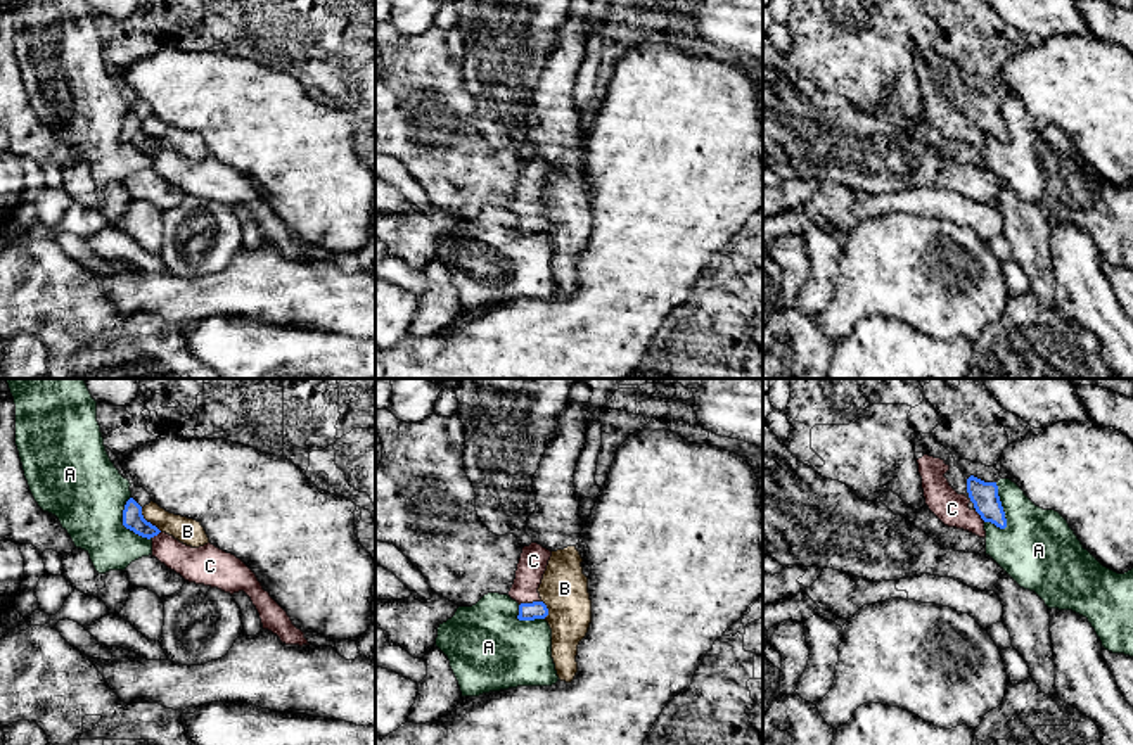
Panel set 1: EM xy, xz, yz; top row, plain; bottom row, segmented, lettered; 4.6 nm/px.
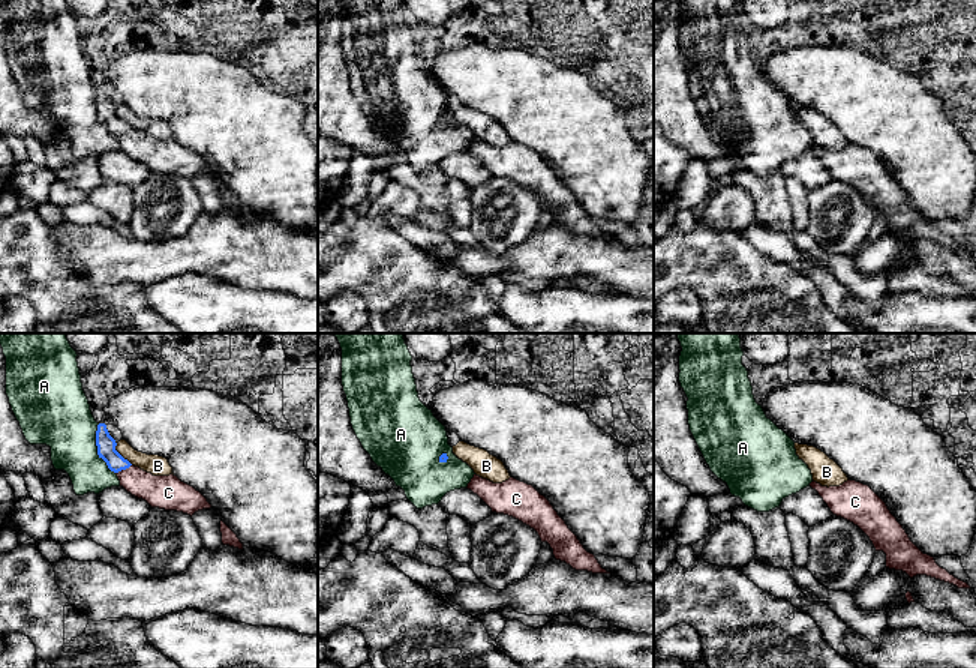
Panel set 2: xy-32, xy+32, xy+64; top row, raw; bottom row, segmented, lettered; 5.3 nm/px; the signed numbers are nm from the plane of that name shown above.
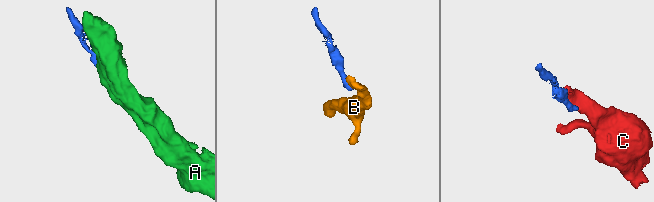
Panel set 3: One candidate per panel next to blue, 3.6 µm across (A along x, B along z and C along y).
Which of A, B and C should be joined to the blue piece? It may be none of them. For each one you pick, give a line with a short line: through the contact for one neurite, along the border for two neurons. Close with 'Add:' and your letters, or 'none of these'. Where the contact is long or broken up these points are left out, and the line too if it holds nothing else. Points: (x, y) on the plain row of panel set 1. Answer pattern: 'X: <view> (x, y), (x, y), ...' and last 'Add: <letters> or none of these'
Add: C

